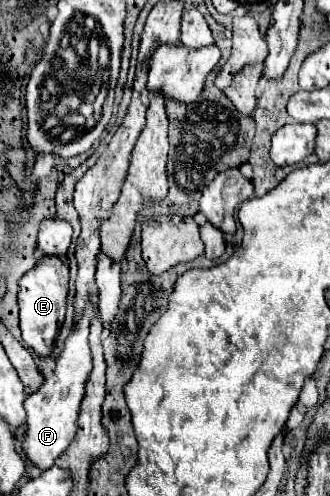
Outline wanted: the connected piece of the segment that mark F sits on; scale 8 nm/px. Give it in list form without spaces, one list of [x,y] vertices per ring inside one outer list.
[[[87,309],[87,315],[77,325],[73,325],[71,335],[65,341],[65,351],[57,357],[55,373],[49,379],[45,379],[45,383],[37,393],[25,399],[27,429],[25,429],[25,439],[21,449],[25,457],[41,471],[53,465],[53,461],[69,447],[69,441],[77,431],[77,413],[79,413],[81,399],[85,395],[85,381],[91,369],[91,353],[87,343],[89,317],[91,317],[91,309]]]

